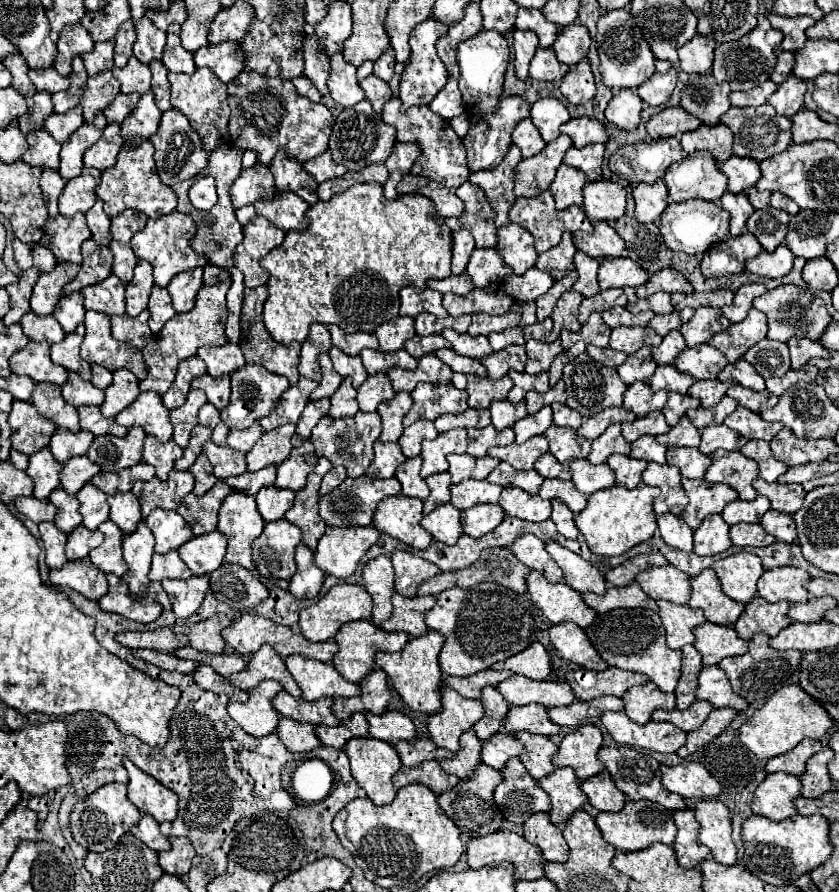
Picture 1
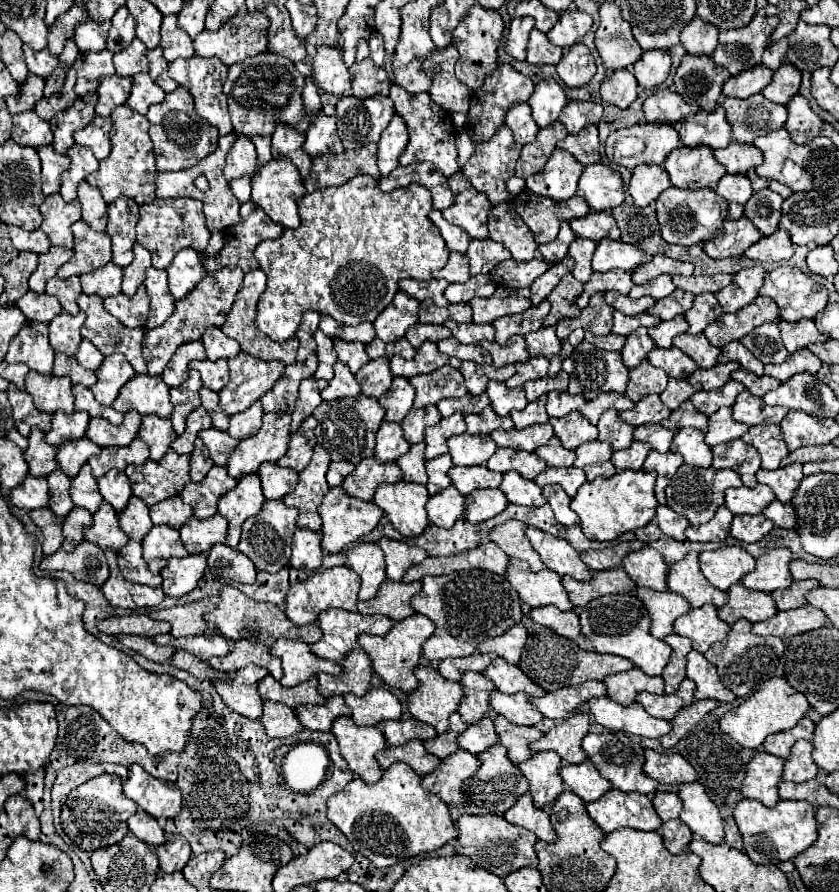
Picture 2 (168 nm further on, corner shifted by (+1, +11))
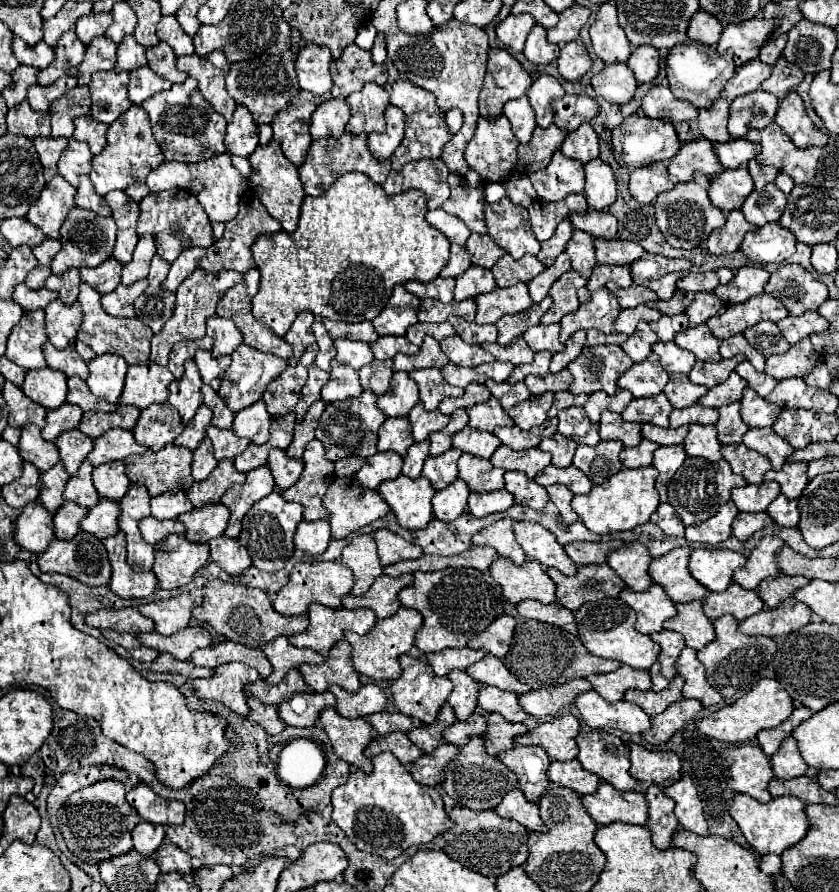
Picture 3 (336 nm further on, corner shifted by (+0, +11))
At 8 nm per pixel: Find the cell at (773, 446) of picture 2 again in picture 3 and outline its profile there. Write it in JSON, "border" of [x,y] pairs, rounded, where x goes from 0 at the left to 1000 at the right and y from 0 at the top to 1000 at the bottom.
{"border":[[[894,480],[887,487],[887,498],[894,504],[911,509],[920,518],[923,527],[930,527],[937,513],[946,507],[946,502],[934,491],[930,491],[920,480]]]}

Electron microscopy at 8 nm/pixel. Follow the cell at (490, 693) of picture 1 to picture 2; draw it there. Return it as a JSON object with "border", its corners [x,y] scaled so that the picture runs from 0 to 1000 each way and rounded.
{"border":[[[554,753],[549,758],[549,767],[554,778],[547,787],[545,798],[554,812],[566,812],[583,796],[583,778],[590,774],[590,769],[571,753]]]}

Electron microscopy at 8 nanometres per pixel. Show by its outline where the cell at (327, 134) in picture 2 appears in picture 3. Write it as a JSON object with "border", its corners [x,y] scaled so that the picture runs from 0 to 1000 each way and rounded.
{"border":[[[389,112],[379,117],[379,121],[372,128],[369,137],[369,152],[372,157],[381,157],[389,152],[405,155],[410,150],[410,143],[417,135],[417,119],[412,112]]]}

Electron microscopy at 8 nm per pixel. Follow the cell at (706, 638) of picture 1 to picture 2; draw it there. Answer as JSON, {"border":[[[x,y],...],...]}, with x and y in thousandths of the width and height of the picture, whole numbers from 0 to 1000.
{"border":[[[838,677],[836,682],[824,682],[819,688],[805,695],[802,709],[819,713],[826,720],[826,729],[843,731],[847,722],[867,715],[869,702],[855,691],[855,682]]]}

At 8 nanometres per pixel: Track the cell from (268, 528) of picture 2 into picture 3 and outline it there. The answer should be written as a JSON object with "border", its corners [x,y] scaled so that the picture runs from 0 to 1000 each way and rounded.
{"border":[[[331,552],[319,554],[308,565],[303,565],[288,583],[288,596],[284,608],[296,617],[300,632],[315,641],[331,641],[346,628],[350,619],[348,601],[355,585],[360,583],[360,567],[353,563],[341,563]]]}

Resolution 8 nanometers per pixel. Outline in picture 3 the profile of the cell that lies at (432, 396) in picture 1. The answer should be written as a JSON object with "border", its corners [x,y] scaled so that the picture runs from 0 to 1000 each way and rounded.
{"border":[[[508,413],[508,415],[493,415],[489,424],[501,435],[501,451],[510,460],[520,460],[522,453],[534,444],[551,444],[551,435],[536,433],[522,413]]]}

